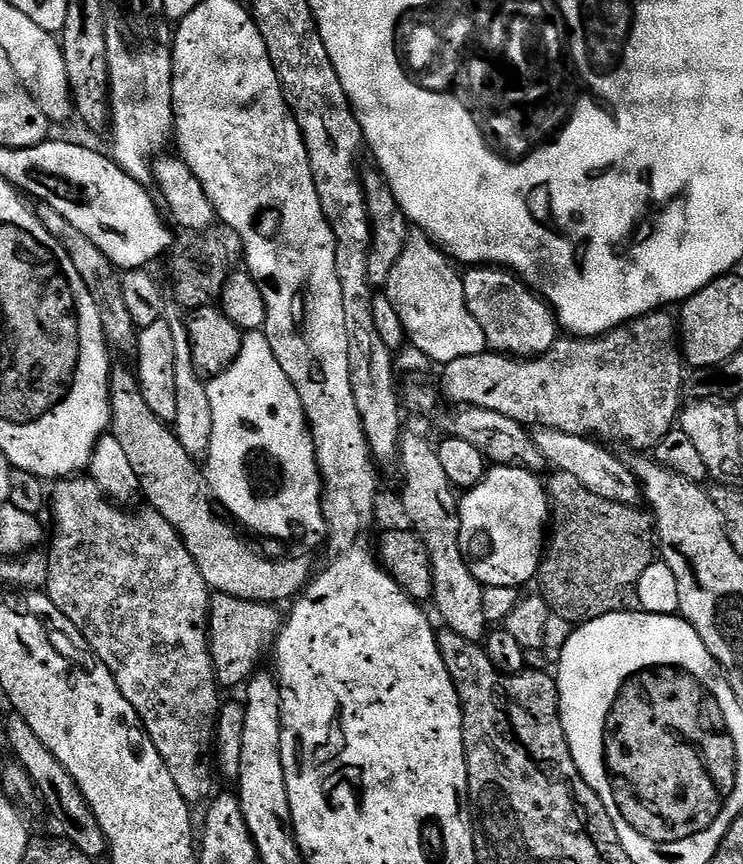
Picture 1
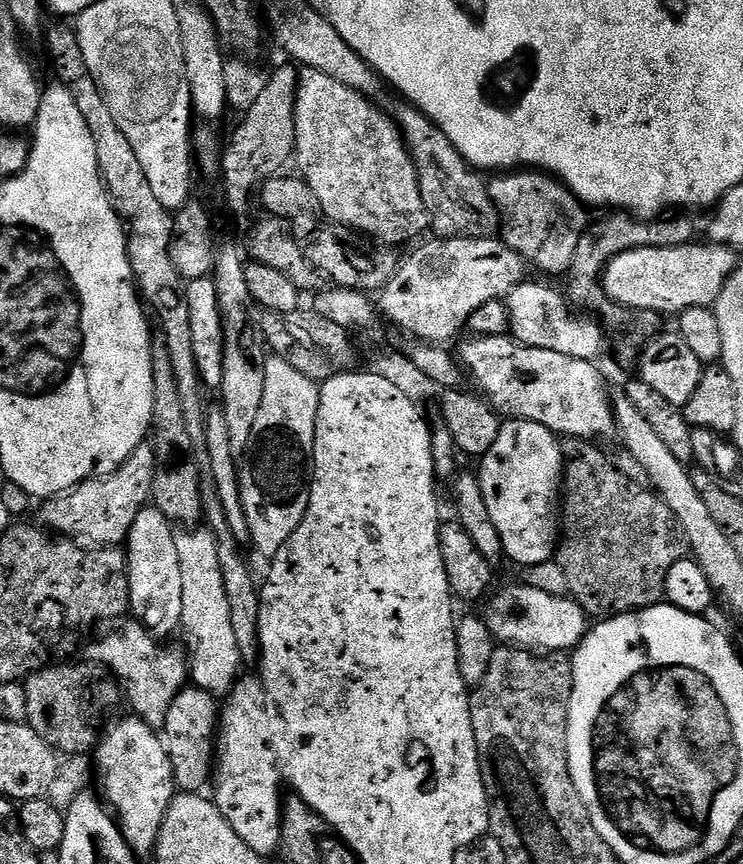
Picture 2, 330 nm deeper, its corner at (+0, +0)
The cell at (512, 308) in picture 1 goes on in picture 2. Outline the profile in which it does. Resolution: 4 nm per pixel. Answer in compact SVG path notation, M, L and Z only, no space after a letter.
M508 170L491 179L487 186L496 206L499 239L538 271L552 276L567 273L578 238L590 223L590 216L584 213L587 212L585 205L565 184L543 170Z

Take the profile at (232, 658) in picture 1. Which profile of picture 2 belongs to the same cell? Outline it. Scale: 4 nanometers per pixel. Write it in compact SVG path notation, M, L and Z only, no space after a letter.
M131 622L132 624L124 624L121 623L119 626L121 628L116 628L113 632L108 632L105 634L101 640L96 640L92 645L88 648L88 656L87 659L91 661L91 663L99 666L101 669L107 670L114 677L117 684L120 685L123 695L126 697L126 700L129 700L132 703L132 708L134 711L135 719L141 720L142 722L146 722L146 726L150 726L154 730L160 730L164 727L164 719L166 718L166 714L170 710L170 702L174 702L174 698L182 691L184 687L189 683L190 673L188 670L188 657L186 655L185 649L183 647L180 648L163 648L161 641L157 639L157 637L153 636L151 632L148 631L147 628L144 627L143 624L139 622Z

